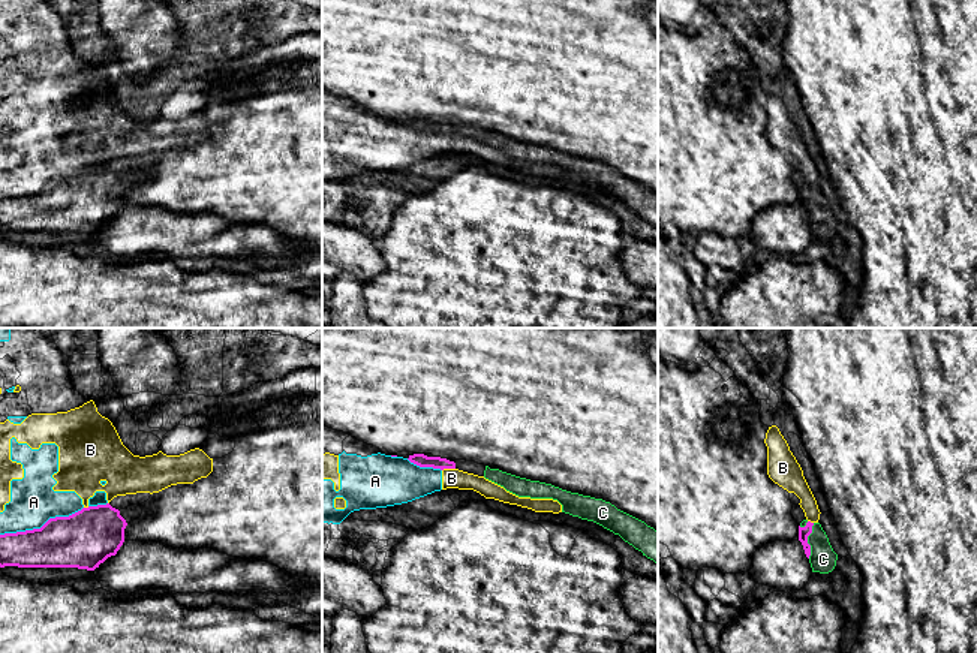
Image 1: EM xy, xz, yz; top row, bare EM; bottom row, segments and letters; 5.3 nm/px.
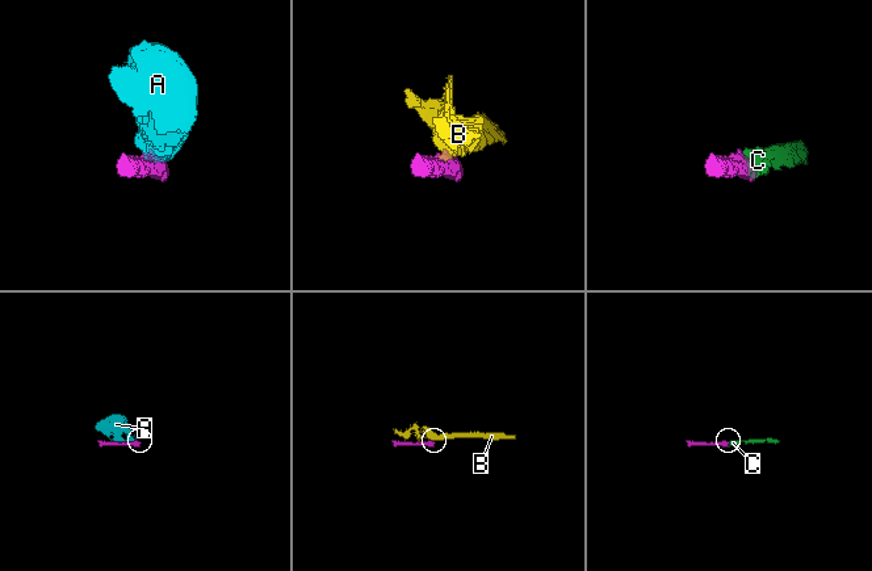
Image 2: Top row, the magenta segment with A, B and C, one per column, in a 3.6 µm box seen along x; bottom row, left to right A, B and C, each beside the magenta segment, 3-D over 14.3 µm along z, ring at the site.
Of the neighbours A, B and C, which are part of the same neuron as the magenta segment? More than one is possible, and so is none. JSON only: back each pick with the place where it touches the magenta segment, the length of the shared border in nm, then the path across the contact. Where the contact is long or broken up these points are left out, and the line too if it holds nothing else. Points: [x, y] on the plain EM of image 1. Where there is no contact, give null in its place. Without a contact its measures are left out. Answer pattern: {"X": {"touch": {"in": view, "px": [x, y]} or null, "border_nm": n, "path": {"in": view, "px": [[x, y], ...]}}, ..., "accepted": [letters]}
{"C": {"touch": {"in": "yz", "px": [806, 205]}, "border_nm": 190, "path": {"in": "yz", "px": [[803, 196], [806, 205], [823, 223]]}}, "accepted": ["C"]}

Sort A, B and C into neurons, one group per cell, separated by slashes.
A B / C

